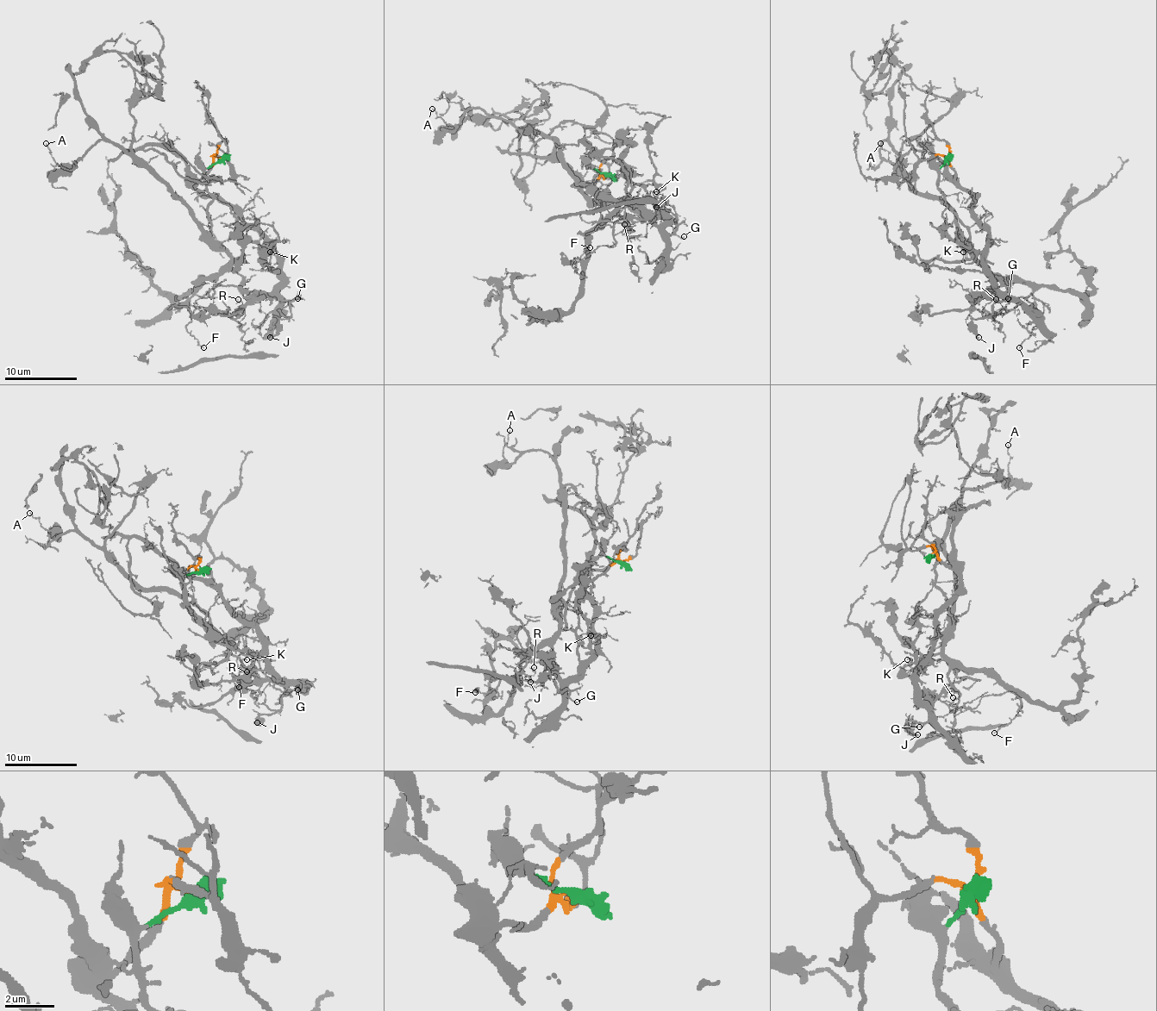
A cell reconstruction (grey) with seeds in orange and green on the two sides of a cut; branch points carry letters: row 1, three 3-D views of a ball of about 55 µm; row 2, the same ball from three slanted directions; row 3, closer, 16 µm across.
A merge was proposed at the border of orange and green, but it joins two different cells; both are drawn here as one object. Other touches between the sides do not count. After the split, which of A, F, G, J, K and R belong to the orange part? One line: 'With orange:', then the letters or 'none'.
With orange: G, J, K, R

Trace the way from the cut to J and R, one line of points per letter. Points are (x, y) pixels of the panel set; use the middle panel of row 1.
J: (606, 173), (583, 190), (628, 202), (644, 216), (664, 215), (672, 234), (672, 207), (657, 207)
R: (606, 173), (584, 184), (590, 198), (628, 202), (666, 220), (659, 225), (629, 202), (628, 231), (624, 223)

